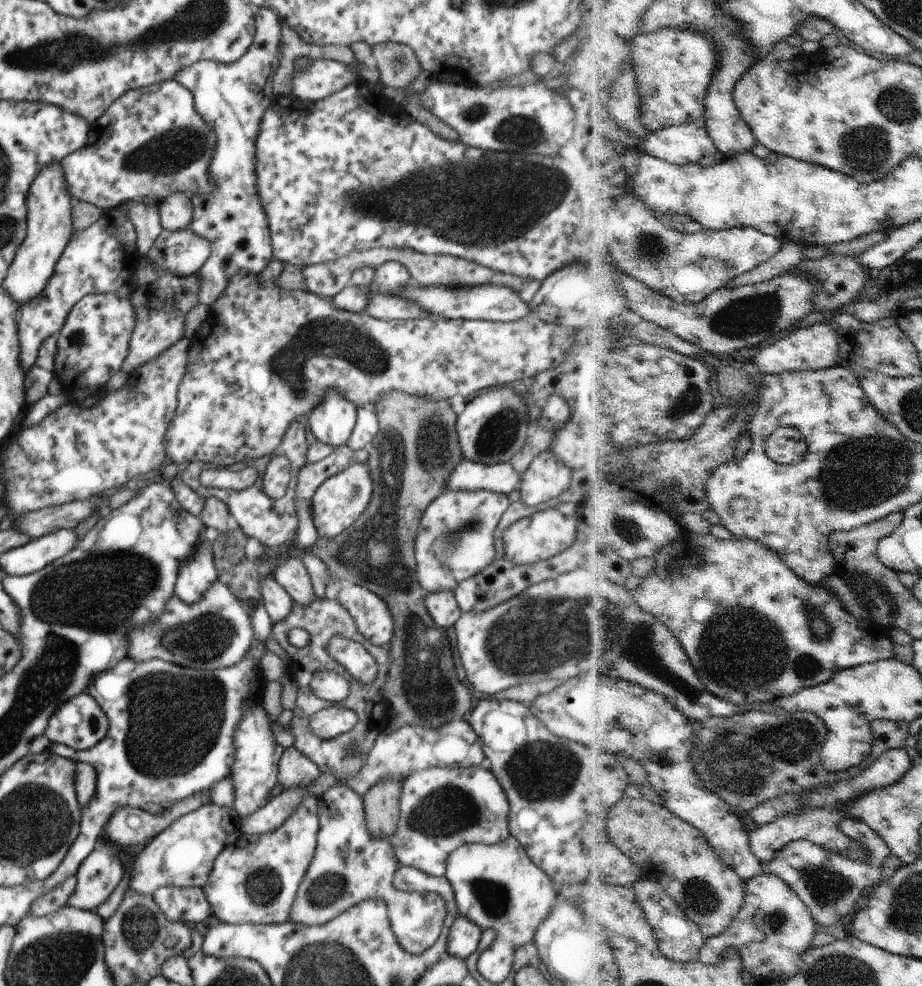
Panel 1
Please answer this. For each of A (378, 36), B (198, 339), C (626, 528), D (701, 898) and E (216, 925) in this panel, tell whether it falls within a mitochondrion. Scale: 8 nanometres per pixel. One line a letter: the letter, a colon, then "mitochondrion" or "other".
A: other
B: other
C: mitochondrion
D: mitochondrion
E: other

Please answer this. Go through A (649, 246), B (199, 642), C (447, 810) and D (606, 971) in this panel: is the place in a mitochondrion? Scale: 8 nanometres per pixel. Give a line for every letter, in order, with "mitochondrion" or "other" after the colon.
A: mitochondrion
B: mitochondrion
C: mitochondrion
D: other

